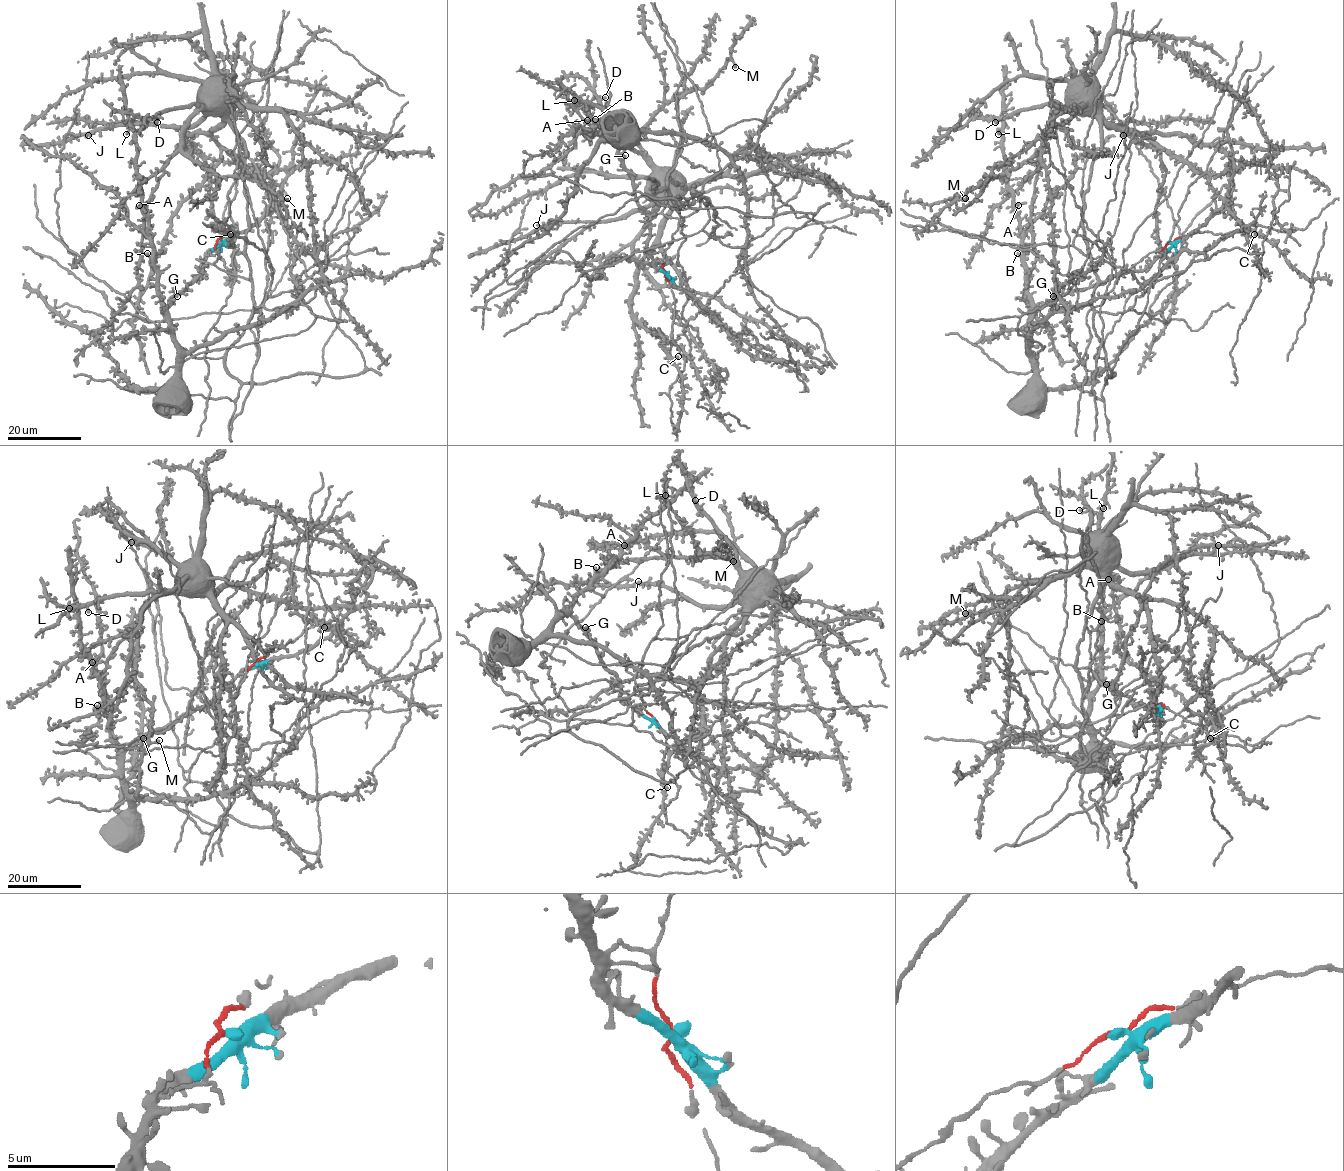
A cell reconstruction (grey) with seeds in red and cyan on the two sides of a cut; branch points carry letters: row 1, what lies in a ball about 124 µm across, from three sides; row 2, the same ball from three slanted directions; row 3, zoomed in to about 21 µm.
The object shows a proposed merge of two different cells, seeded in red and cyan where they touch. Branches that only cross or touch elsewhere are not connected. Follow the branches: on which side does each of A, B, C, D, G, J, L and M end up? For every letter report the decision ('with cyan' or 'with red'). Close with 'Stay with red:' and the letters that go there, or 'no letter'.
A: with cyan
B: with cyan
C: with red
D: with red
G: with cyan
J: with red
L: with cyan
M: with red
Stay with red: C, D, J, M

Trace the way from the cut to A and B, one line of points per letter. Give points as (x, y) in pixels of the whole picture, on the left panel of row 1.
A: (217, 242), (206, 253), (199, 269), (201, 275), (166, 306), (158, 291), (149, 218), (139, 204)
B: (217, 242), (206, 253), (199, 269), (201, 275), (176, 294), (167, 306), (158, 291), (156, 263), (147, 252)

